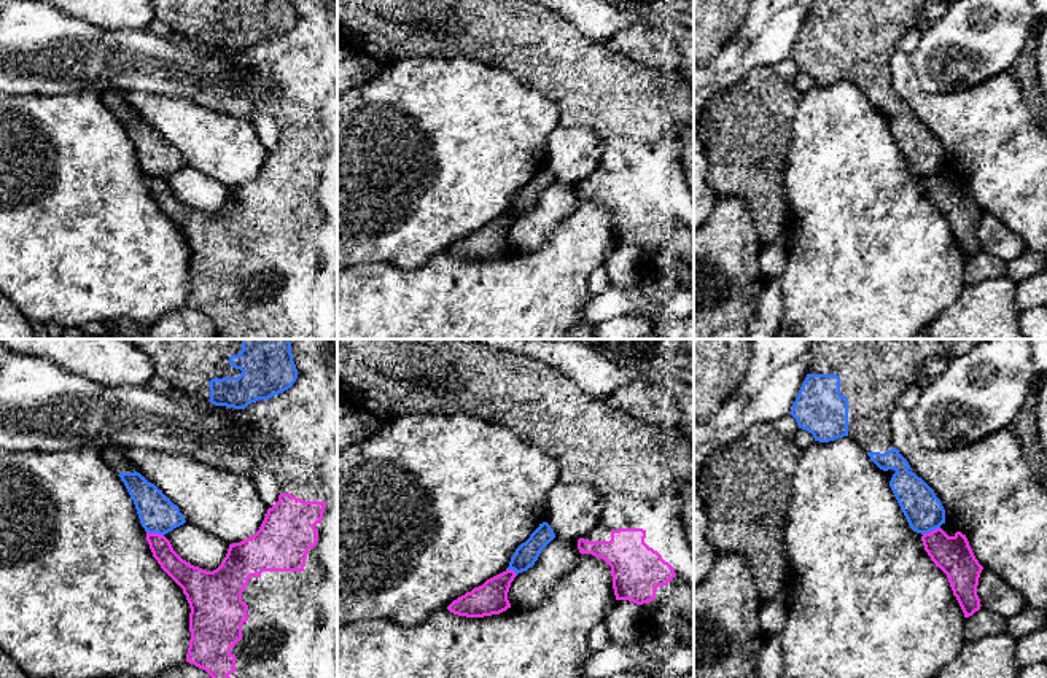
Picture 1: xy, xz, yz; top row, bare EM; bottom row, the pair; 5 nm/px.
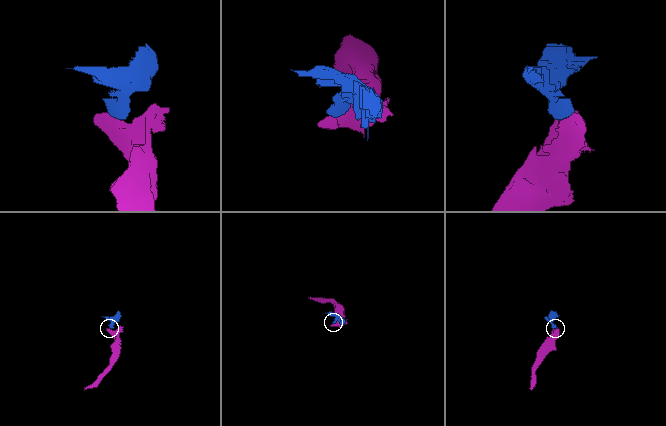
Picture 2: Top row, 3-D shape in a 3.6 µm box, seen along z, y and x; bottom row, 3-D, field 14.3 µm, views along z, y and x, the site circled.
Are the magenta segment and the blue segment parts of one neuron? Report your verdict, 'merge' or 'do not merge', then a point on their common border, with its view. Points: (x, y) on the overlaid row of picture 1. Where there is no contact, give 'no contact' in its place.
do not merge | xy (155, 533)

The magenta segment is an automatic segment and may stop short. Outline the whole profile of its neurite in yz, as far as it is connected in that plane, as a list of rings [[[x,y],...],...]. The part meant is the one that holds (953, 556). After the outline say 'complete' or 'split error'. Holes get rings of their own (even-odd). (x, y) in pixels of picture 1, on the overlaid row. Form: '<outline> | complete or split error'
[[[940,527],[921,536],[924,551],[948,578],[964,618],[980,610],[977,595],[979,578],[983,567],[975,559],[966,535],[956,532],[948,536]]] | complete

